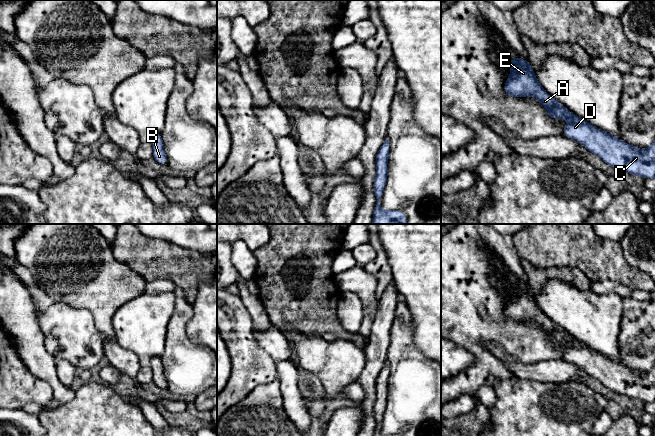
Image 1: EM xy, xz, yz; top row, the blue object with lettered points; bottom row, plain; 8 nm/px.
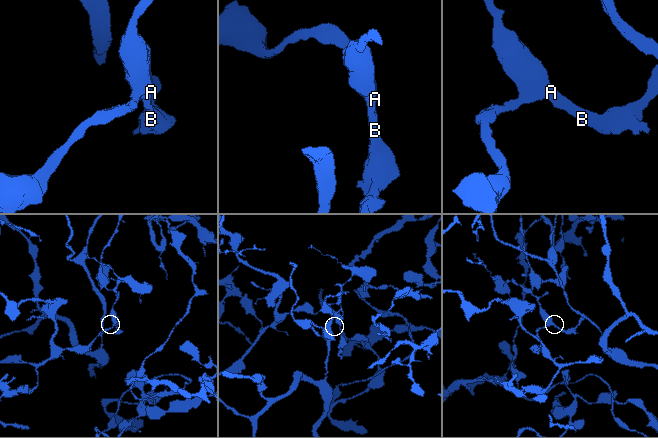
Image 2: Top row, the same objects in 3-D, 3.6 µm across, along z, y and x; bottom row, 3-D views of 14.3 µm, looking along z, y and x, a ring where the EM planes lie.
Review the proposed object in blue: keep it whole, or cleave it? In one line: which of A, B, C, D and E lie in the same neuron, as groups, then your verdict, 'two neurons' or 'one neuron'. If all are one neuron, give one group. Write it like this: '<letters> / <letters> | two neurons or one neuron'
A B C D E | one neuron

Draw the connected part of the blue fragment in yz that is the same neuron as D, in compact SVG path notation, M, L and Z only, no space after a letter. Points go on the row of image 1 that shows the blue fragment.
M516 57L508 61L508 66L512 71L504 84L504 92L507 95L511 97L535 96L546 108L546 115L548 117L569 120L569 123L563 129L564 136L582 143L587 151L599 155L604 162L615 169L625 171L631 175L636 174L644 178L655 179L655 140L649 148L644 150L640 150L624 141L620 141L614 135L608 134L574 115L553 99L539 84L529 61Z

